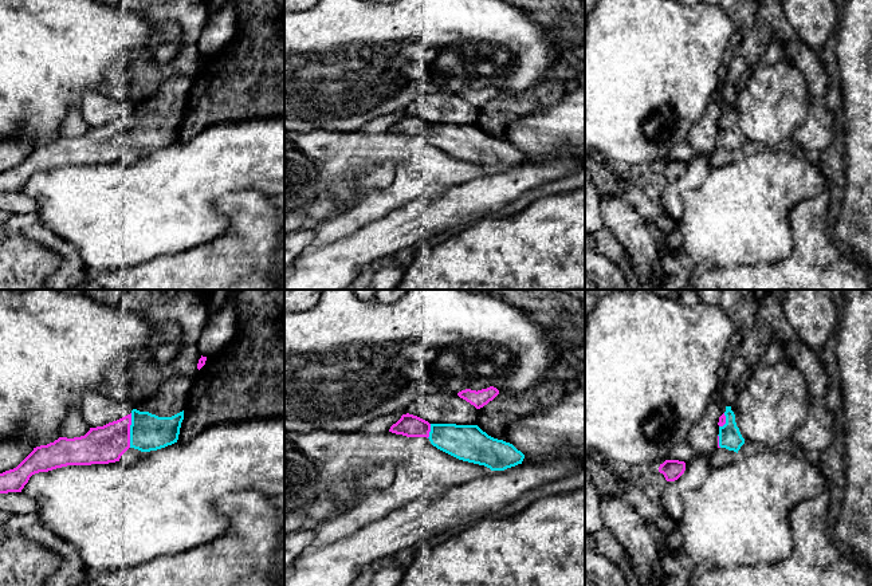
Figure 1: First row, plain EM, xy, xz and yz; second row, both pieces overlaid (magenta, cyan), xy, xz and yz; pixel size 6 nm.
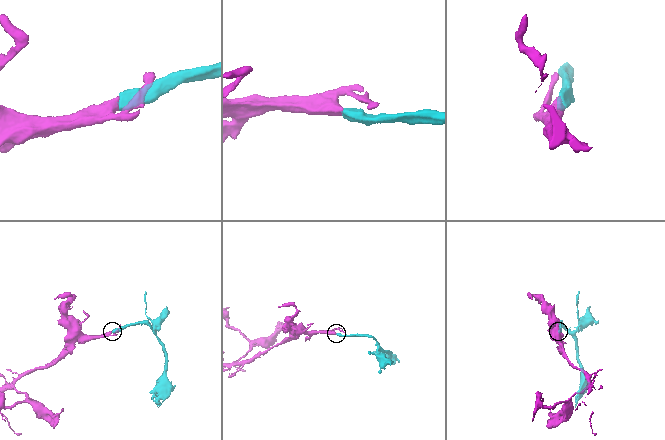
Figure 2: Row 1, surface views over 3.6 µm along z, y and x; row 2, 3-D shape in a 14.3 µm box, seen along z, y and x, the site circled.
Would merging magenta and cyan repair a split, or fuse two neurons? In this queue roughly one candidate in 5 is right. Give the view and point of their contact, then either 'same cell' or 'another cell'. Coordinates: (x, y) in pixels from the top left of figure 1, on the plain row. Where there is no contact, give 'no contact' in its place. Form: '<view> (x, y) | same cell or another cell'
xy (129, 130) | same cell

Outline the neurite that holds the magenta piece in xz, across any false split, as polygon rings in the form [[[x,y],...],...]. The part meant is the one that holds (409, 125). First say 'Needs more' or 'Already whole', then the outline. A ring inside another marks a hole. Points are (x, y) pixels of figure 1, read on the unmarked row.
Needs more. [[[406,113],[389,131],[406,137],[427,137],[437,149],[491,170],[504,170],[522,164],[525,158],[512,143],[488,135],[478,125],[429,123]]]

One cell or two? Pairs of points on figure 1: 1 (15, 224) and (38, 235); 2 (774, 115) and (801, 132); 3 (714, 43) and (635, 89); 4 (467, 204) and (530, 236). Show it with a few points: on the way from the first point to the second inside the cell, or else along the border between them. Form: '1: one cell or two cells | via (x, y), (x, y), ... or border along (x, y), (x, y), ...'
1: one cell | via (20, 224), (27, 224), (32, 229)
2: two cells | border along (808, 101), (804, 117), (793, 128), (789, 137)
3: one cell | via (694, 43), (686, 43), (674, 50), (655, 69)
4: two cells | border along (484, 216), (464, 227)

